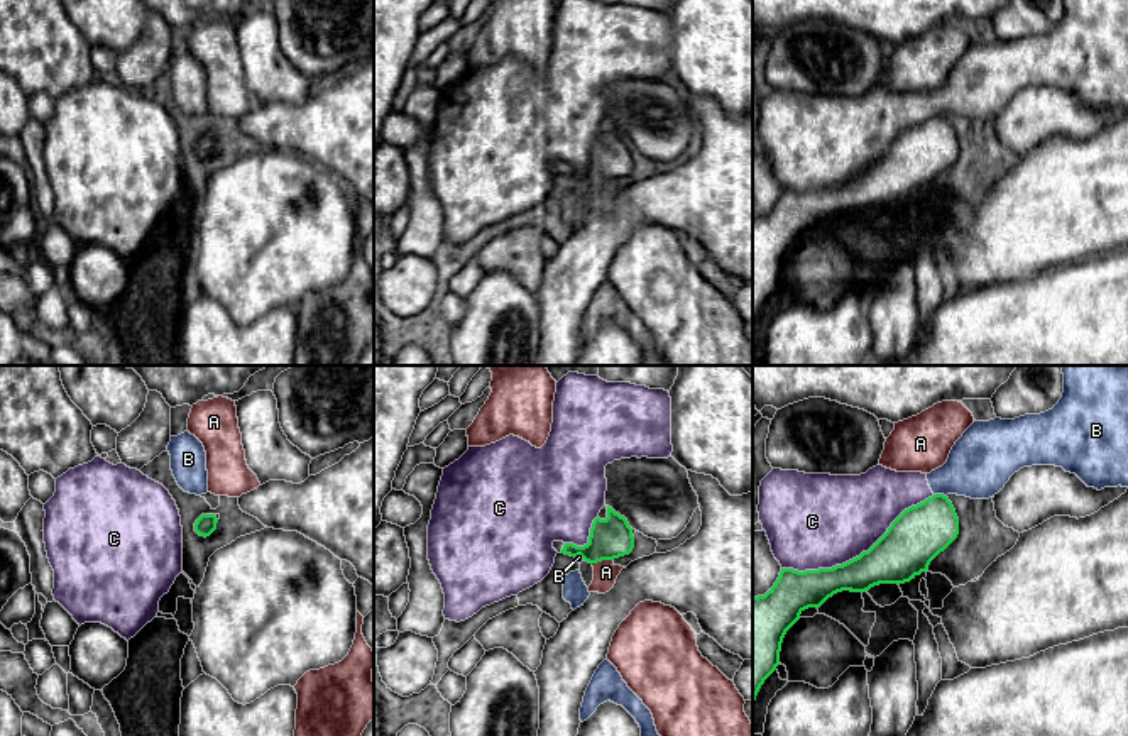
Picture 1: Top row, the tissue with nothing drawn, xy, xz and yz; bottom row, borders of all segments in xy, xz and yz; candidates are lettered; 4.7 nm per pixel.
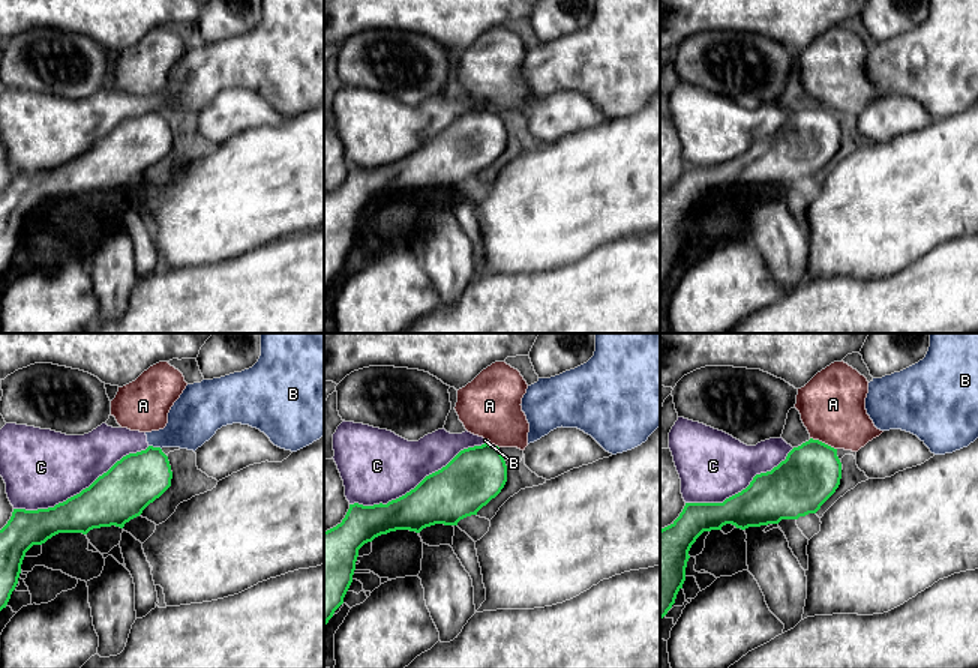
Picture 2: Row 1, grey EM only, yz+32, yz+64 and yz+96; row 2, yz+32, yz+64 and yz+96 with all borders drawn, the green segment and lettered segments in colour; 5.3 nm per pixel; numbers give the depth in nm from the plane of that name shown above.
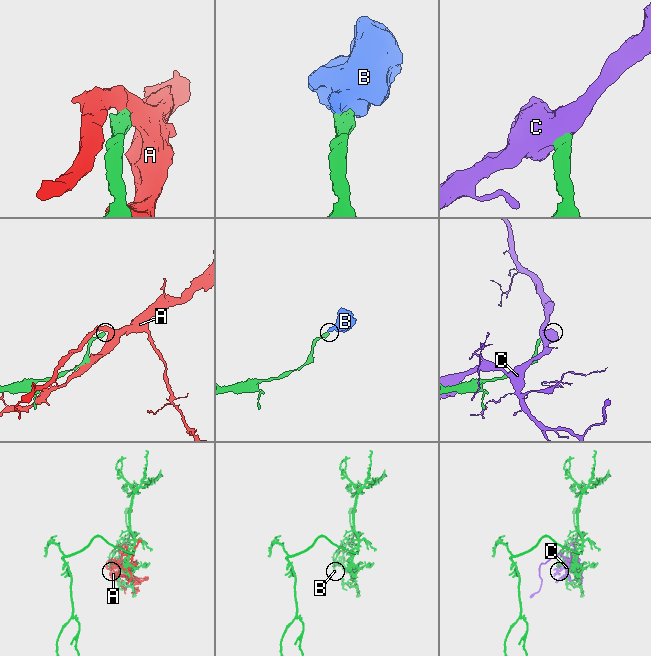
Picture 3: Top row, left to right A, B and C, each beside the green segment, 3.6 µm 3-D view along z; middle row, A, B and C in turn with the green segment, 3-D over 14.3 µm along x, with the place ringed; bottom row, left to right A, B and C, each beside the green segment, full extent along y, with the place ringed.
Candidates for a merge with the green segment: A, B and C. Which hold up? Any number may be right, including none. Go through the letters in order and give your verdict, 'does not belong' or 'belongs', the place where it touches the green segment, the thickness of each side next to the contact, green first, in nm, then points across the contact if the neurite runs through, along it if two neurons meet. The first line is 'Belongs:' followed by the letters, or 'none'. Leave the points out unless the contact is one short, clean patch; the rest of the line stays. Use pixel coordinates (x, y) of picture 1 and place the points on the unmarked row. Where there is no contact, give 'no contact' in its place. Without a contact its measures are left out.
Belongs: none
A: does not belong; meets green in xz at (602, 180); 190 nm thick on the green side, 110 nm on the other
B: does not belong; meets green in yz at (941, 115); 260 nm thick on the green side, 300 nm on the other; border along yz (934, 114), (946, 117)
C: does not belong; meets green in yz at (859, 176); 260 nm thick on the green side, 440 nm on the other

